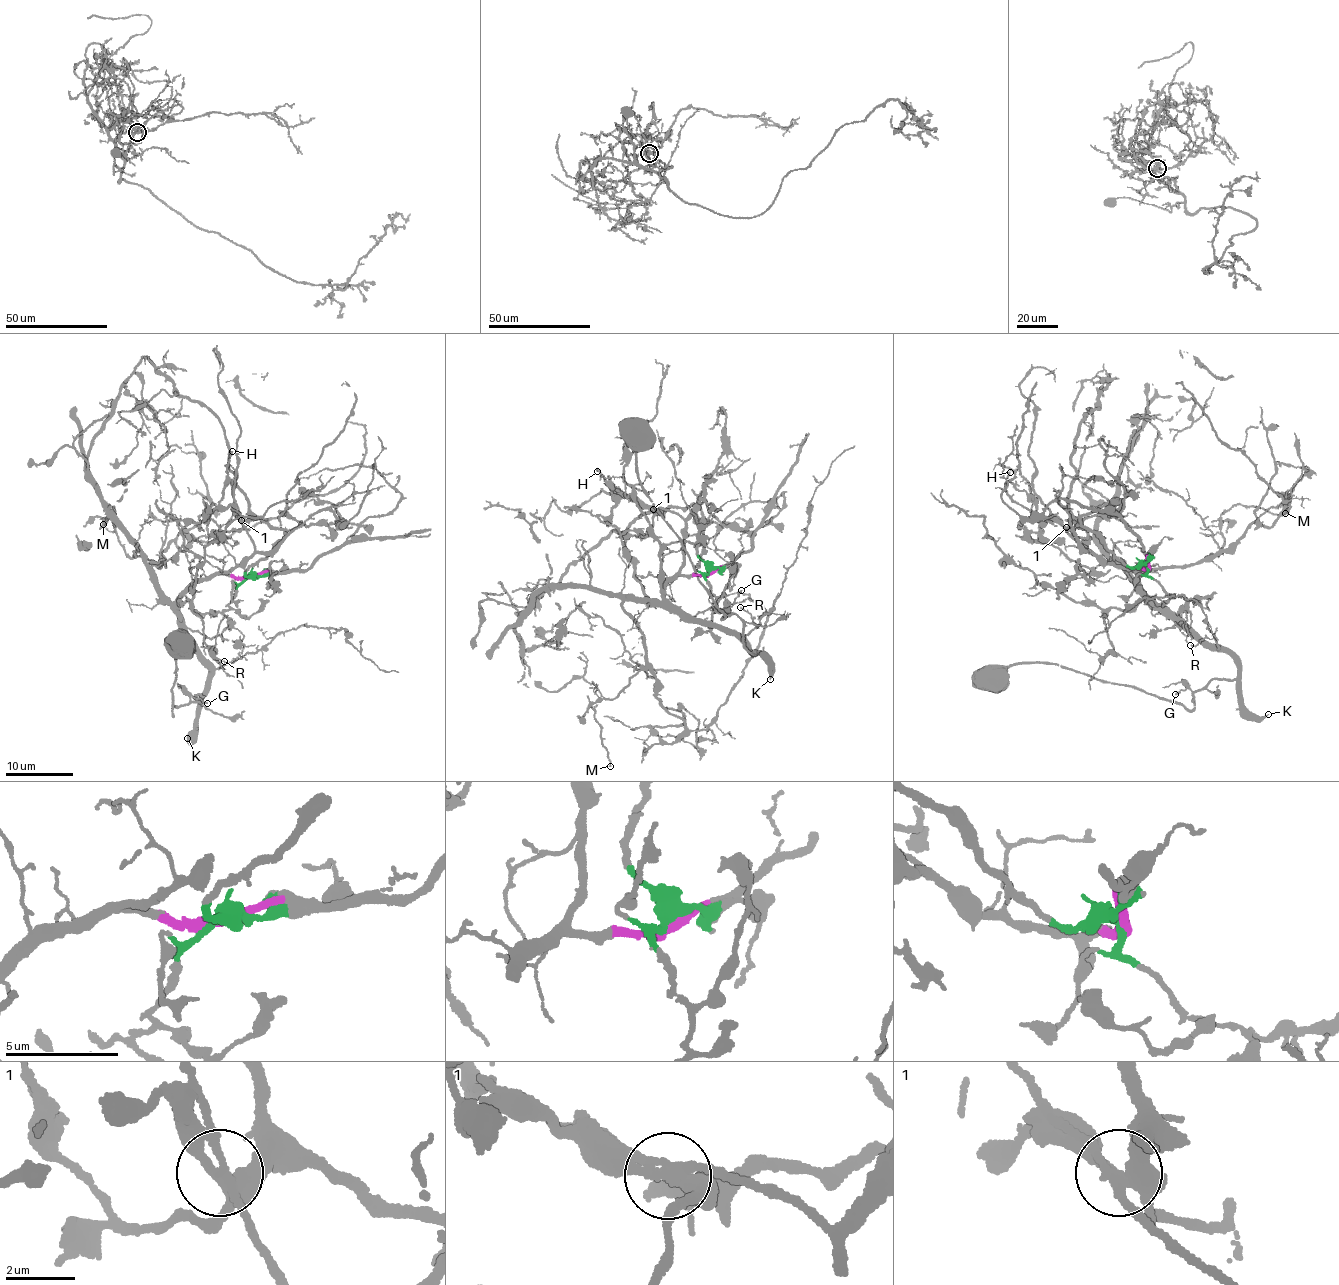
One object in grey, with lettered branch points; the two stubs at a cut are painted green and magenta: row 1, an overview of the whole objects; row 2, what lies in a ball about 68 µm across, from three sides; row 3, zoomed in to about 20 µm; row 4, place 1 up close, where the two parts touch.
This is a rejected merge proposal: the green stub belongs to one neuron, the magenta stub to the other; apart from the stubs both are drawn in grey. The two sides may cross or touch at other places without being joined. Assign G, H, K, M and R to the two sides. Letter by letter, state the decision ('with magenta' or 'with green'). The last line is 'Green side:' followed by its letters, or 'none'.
G: with magenta
H: with green
K: with magenta
M: with magenta
R: with magenta
Green side: H

